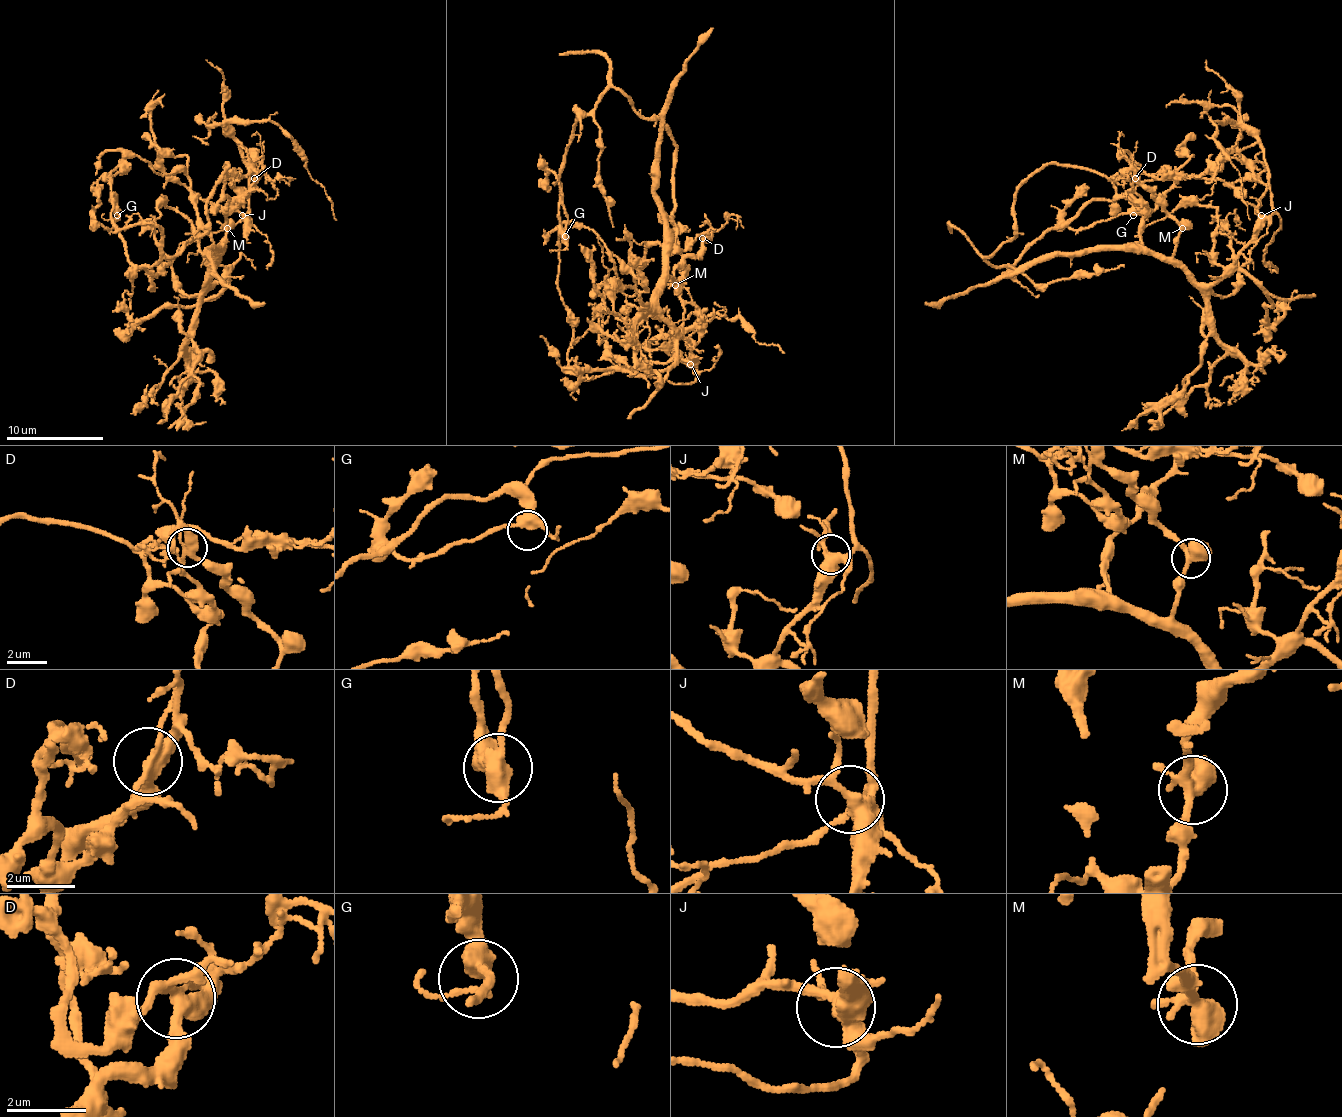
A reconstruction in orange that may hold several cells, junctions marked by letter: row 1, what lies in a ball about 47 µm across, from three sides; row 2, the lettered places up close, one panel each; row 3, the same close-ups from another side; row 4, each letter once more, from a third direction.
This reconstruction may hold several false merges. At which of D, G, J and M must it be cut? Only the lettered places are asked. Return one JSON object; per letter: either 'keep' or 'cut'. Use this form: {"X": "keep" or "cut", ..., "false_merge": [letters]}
{"D": "cut", "G": "keep", "J": "keep", "M": "keep", "false_merge": ["D"]}

